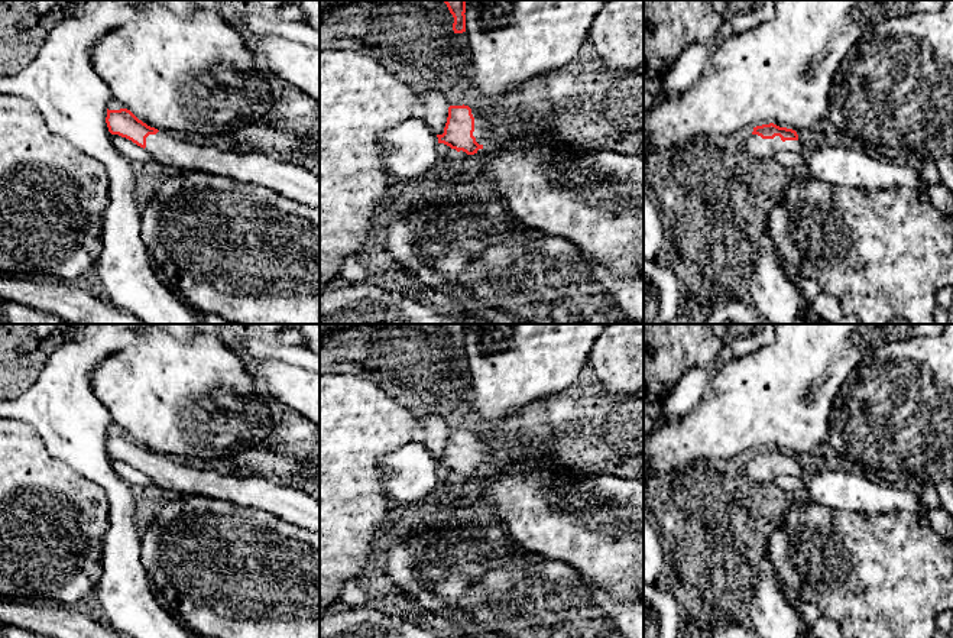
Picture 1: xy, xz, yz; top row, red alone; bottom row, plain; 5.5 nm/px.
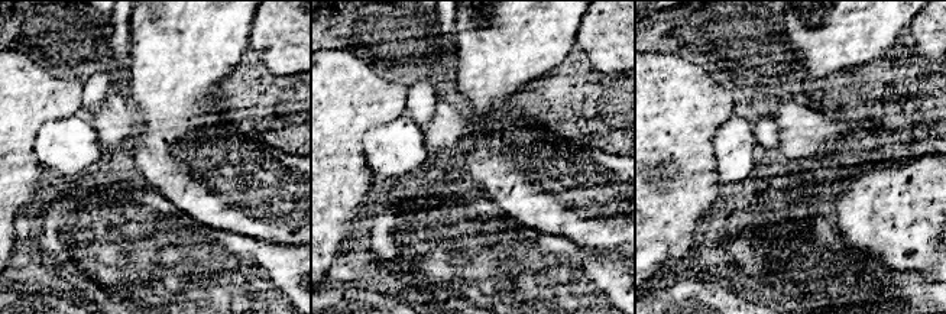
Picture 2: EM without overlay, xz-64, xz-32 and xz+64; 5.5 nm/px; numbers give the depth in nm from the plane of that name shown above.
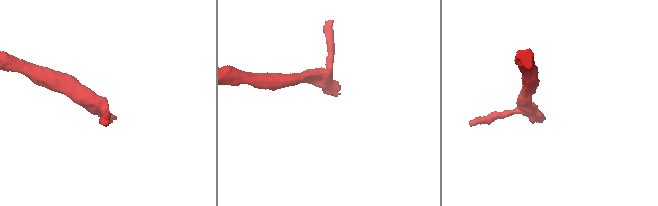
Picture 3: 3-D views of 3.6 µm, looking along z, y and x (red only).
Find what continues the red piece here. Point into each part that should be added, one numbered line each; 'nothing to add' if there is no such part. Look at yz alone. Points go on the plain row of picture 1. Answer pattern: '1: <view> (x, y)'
1: yz (759, 472)

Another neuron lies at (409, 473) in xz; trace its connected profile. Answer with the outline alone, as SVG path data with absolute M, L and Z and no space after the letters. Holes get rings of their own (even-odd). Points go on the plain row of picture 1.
M418 437L380 460L380 477L388 495L401 505L435 496L441 490L437 469L437 459Z

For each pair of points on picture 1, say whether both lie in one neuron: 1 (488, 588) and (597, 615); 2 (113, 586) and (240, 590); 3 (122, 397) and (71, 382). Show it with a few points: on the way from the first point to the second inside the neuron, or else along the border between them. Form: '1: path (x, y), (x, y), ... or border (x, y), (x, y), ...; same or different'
1: path (515, 598), (532, 615), (570, 615); same
2: border (140, 556), (152, 588), (174, 615); different
3: border (104, 358), (94, 371), (93, 392), (110, 417); different

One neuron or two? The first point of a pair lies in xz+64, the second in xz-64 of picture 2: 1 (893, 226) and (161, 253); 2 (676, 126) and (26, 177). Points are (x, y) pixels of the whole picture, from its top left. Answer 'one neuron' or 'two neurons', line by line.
1: two neurons
2: one neuron

